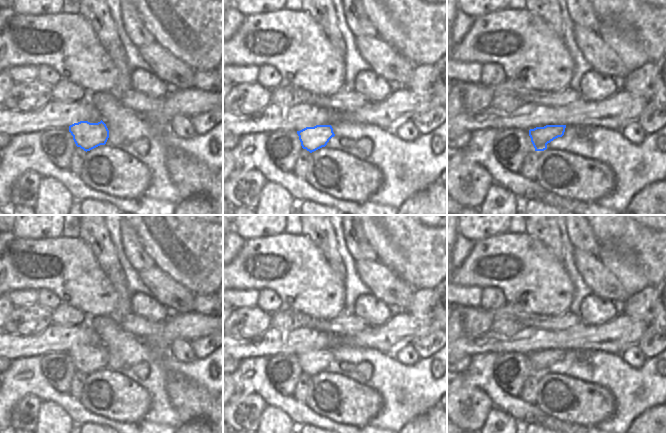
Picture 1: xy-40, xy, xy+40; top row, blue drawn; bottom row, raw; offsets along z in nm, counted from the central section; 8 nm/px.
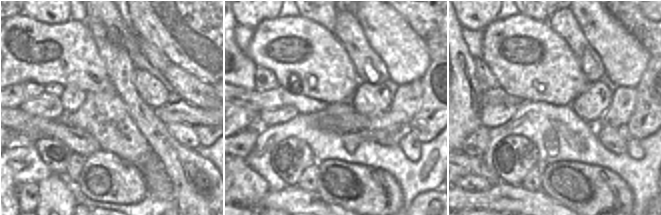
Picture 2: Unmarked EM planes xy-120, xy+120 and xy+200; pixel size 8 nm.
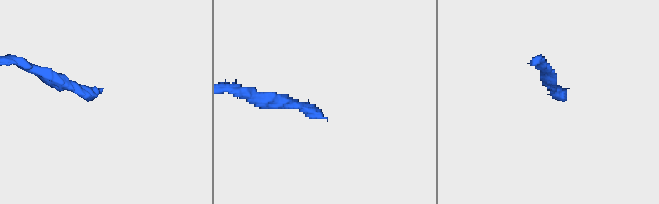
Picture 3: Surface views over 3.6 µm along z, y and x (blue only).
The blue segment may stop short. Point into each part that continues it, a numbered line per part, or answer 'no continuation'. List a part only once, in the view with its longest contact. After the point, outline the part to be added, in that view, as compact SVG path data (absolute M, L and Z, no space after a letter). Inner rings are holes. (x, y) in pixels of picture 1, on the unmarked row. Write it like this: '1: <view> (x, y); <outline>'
1: xy+40 (570, 354); M567 349L565 352L564 359L570 361L580 361L583 358L583 351L576 351L574 349Z

